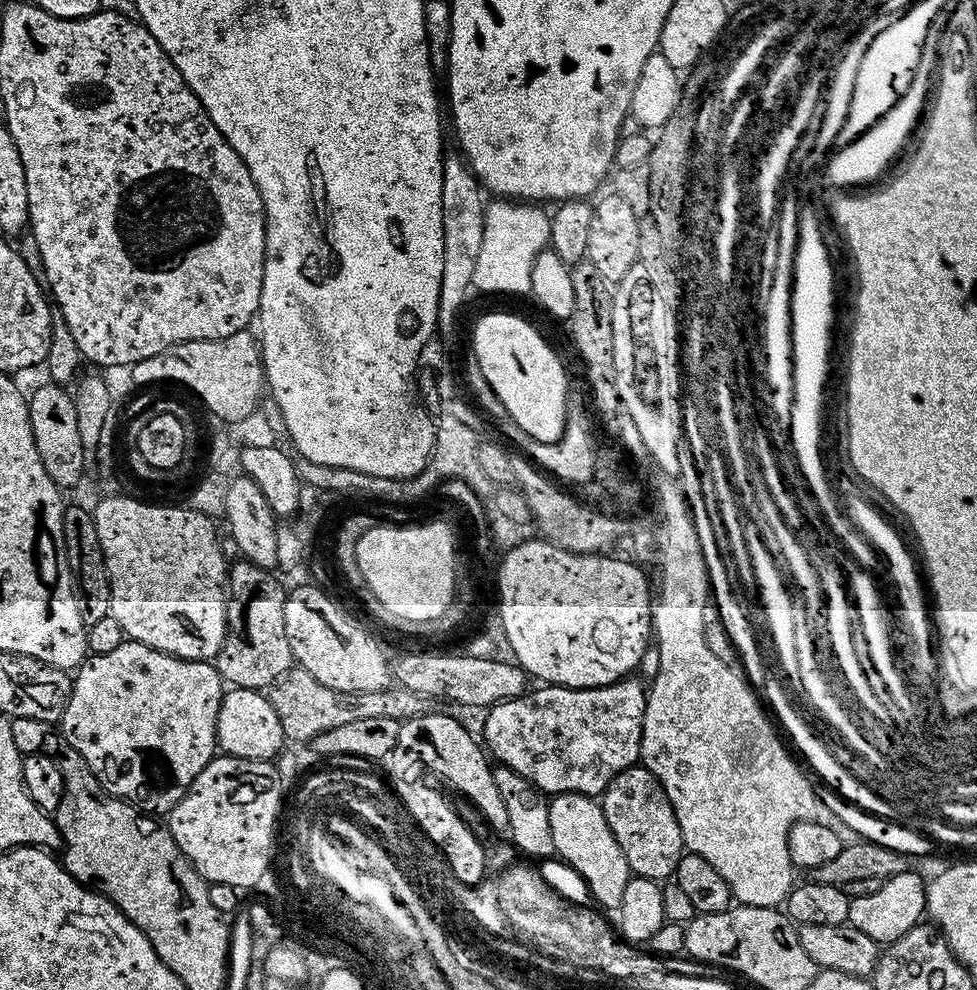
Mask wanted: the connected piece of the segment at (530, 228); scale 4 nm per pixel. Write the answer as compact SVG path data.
M496 198L485 207L485 229L482 233L482 248L478 253L477 265L474 266L474 274L472 278L472 283L476 288L480 287L484 292L524 292L527 293L532 287L530 282L530 274L532 273L532 263L534 258L538 258L540 252L545 251L549 247L552 238L552 218L551 215L546 211L543 212L543 207L537 206L532 202L517 202L511 198Z

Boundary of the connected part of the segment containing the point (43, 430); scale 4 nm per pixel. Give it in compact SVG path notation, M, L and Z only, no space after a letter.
M45 382L27 397L30 426L34 434L34 442L38 446L38 454L42 458L42 466L46 466L46 474L55 482L57 488L67 490L80 479L85 479L82 462L82 441L78 434L78 417L75 414L73 393L67 387L53 382Z

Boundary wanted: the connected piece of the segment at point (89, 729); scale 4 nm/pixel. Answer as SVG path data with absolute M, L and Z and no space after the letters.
M125 639L115 650L103 657L102 664L108 671L108 705L103 708L96 699L100 692L92 685L97 661L85 659L75 669L72 692L65 710L58 721L58 732L63 743L77 752L76 756L90 766L105 792L129 802L139 801L139 796L148 788L148 768L161 764L168 773L164 780L169 784L169 801L180 799L182 793L192 785L194 778L206 770L206 766L217 755L216 727L218 714L224 701L226 685L219 670L206 660L183 660L165 652L154 650L136 640Z

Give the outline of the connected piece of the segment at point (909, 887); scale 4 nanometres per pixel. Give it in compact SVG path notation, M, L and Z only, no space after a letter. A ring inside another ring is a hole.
M915 870L894 874L880 883L874 894L851 897L847 923L862 930L862 934L867 934L869 938L874 938L874 942L878 945L893 944L895 940L902 938L902 934L906 934L925 919L928 906L927 893L925 877L920 877Z

